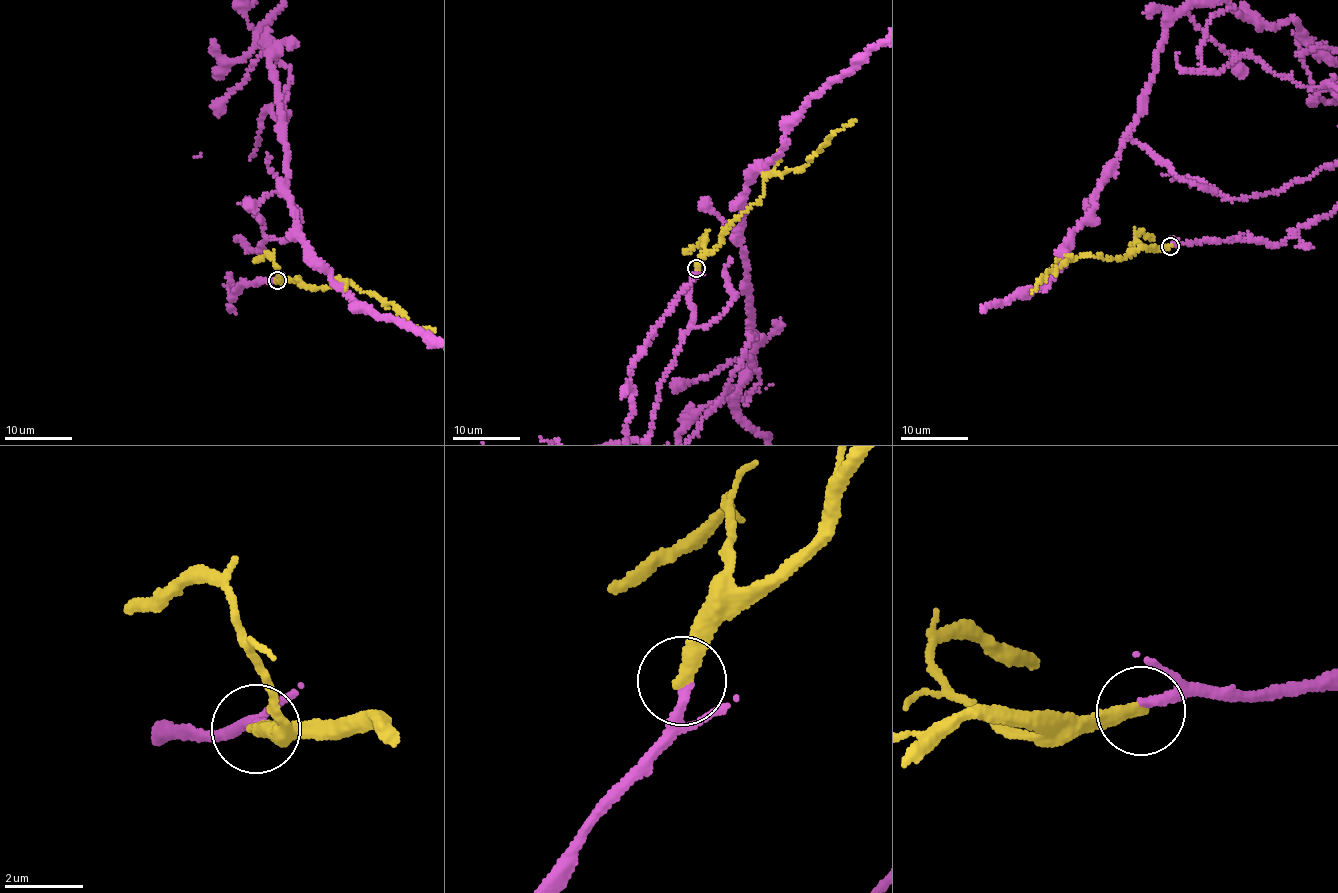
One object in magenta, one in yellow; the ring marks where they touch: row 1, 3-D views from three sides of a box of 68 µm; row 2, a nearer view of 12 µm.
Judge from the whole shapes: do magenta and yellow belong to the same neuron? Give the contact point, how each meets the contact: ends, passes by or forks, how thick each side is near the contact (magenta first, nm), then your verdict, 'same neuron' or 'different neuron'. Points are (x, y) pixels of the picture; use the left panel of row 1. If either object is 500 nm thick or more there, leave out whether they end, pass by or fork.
place (277, 280); magenta passes by; yellow ends; calibres 180 and 360 nm; same neuron

